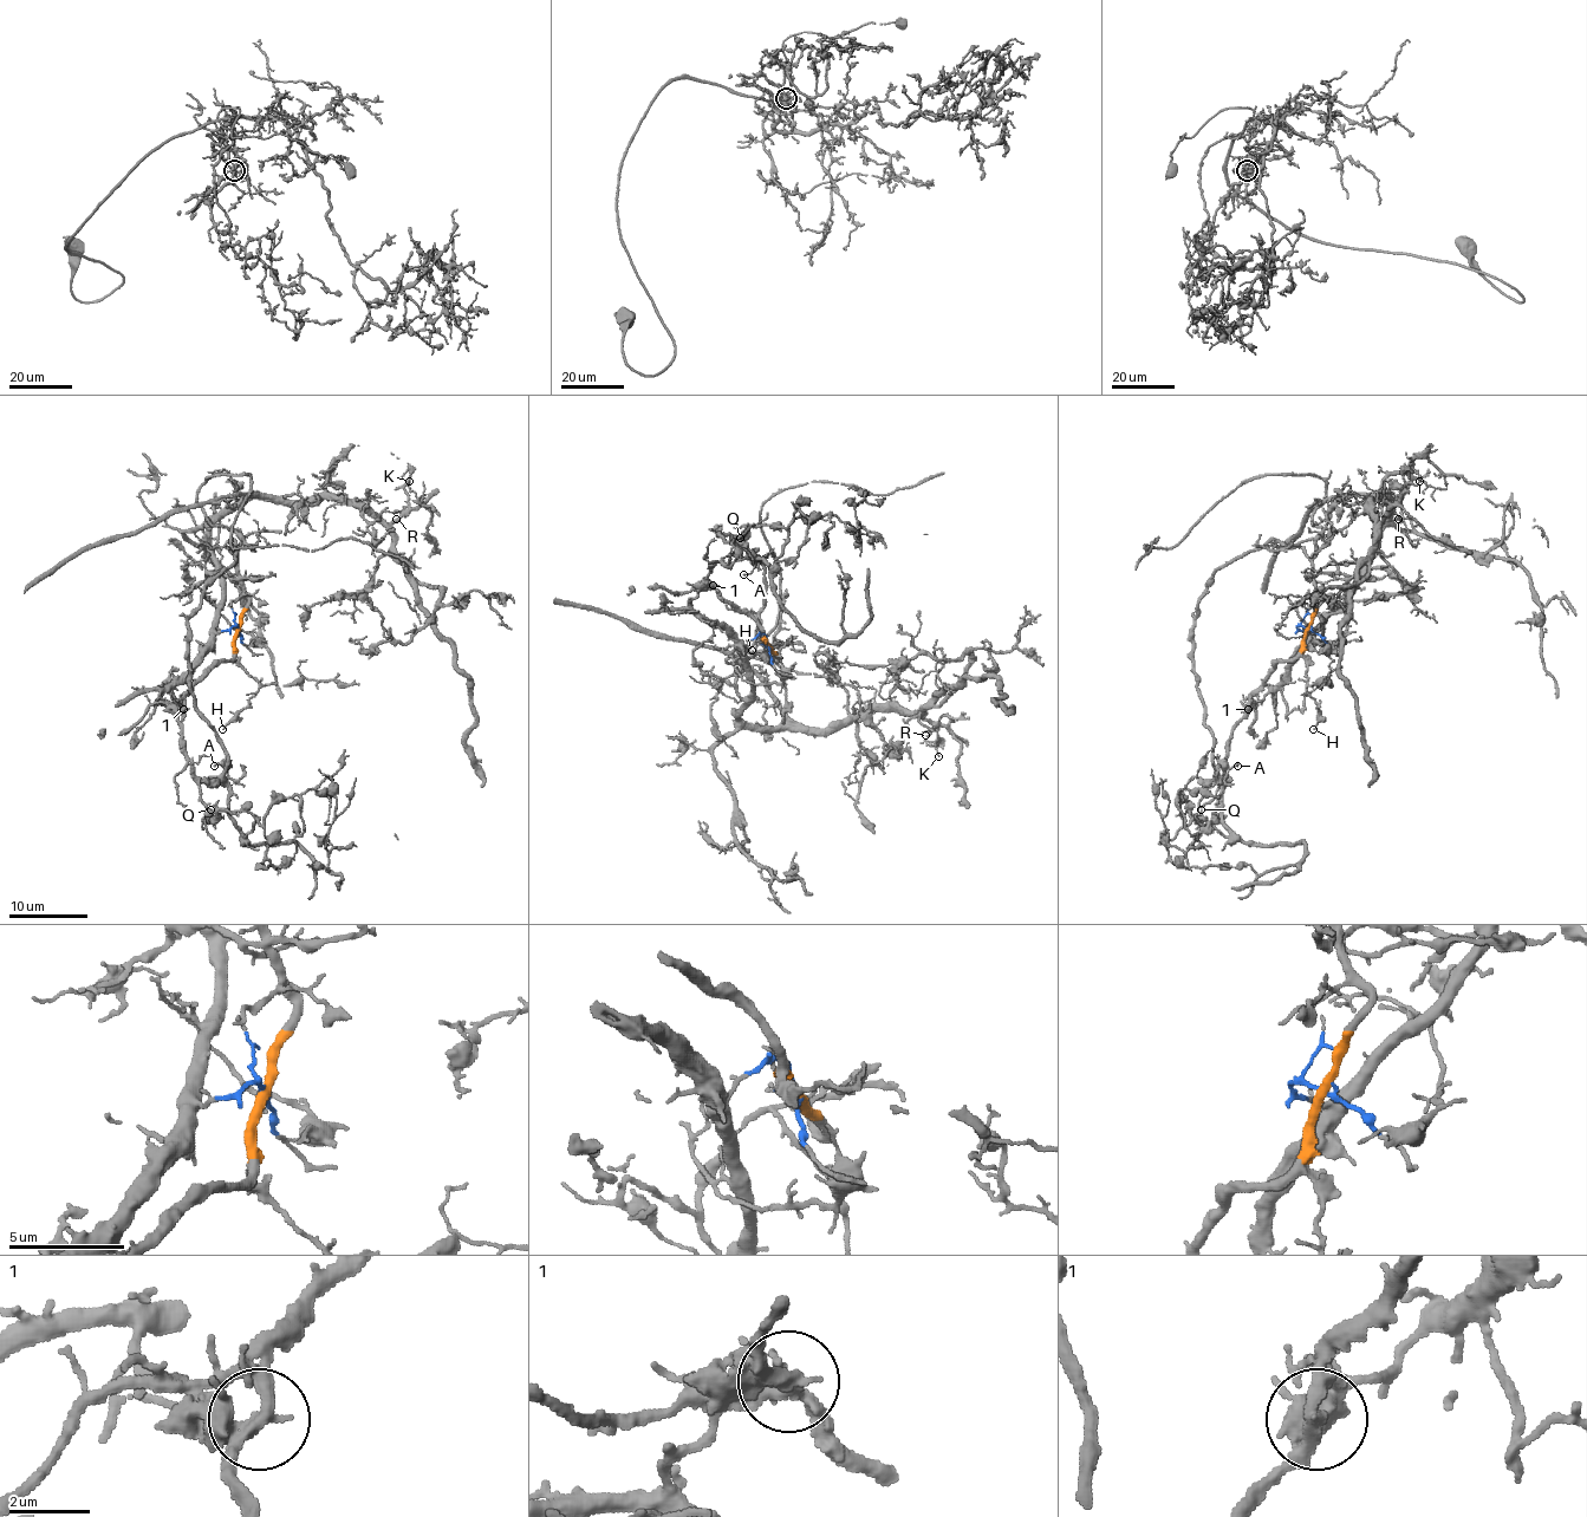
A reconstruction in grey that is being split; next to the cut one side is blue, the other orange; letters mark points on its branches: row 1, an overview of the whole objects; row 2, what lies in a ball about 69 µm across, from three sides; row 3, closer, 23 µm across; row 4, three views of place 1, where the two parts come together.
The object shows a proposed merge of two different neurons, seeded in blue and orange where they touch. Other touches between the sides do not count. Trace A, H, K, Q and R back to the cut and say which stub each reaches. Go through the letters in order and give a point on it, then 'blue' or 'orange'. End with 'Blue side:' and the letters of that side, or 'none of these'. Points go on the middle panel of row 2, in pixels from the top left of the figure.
A: (743, 574) | orange
H: (752, 650) | orange
K: (938, 756) | blue
Q: (740, 538) | orange
R: (925, 735) | blue
Blue side: K, R

